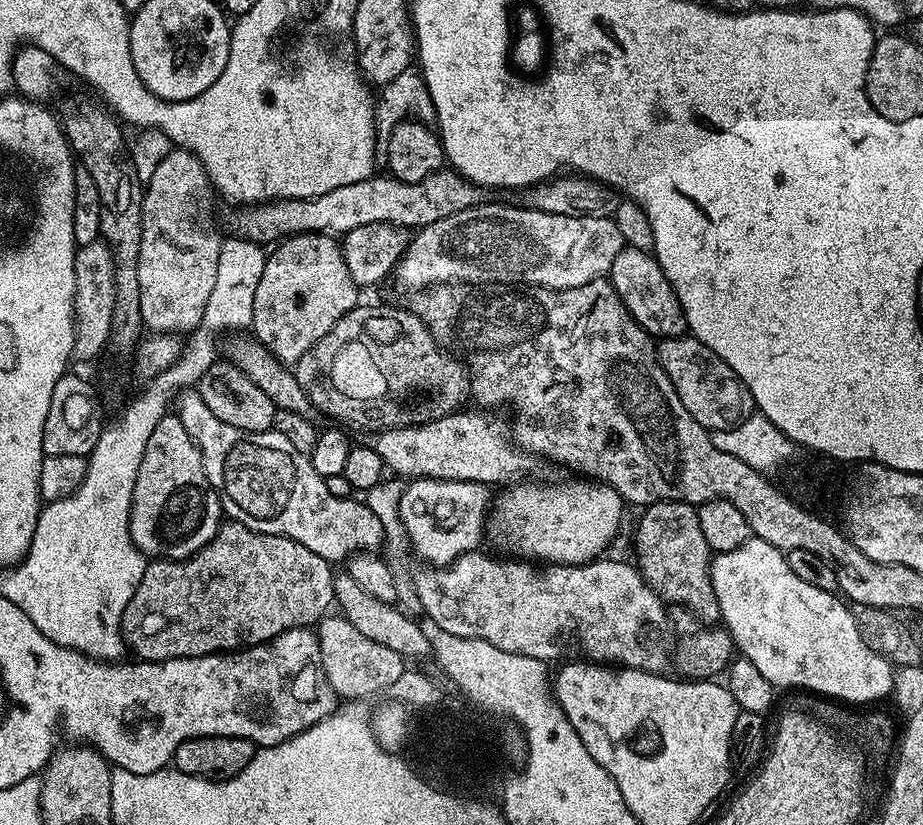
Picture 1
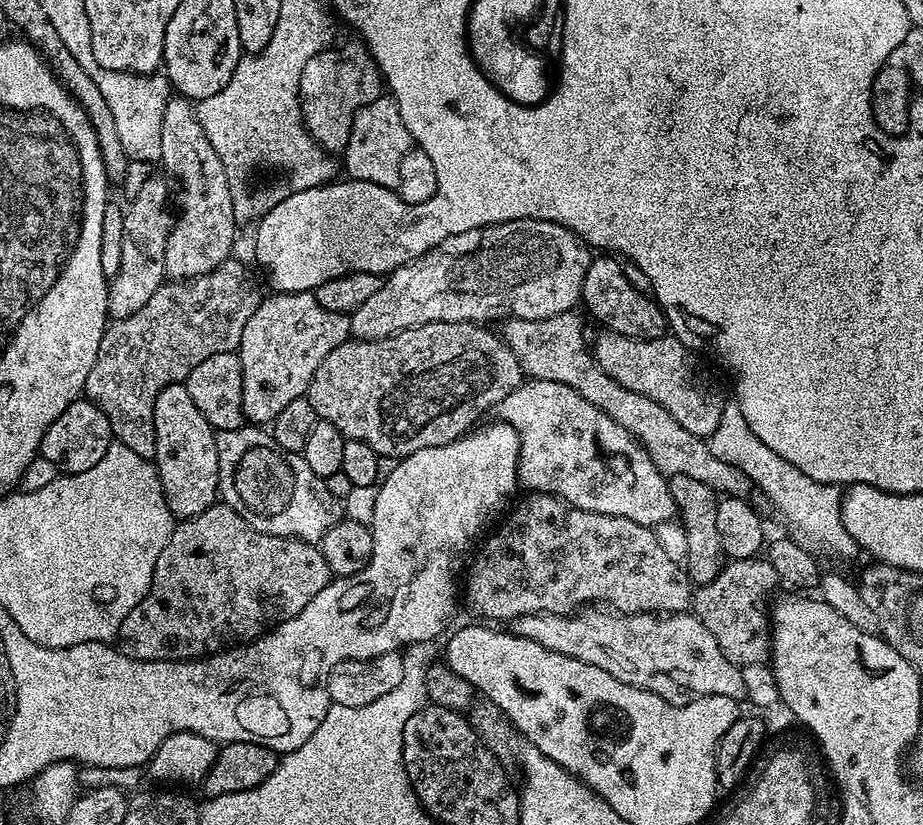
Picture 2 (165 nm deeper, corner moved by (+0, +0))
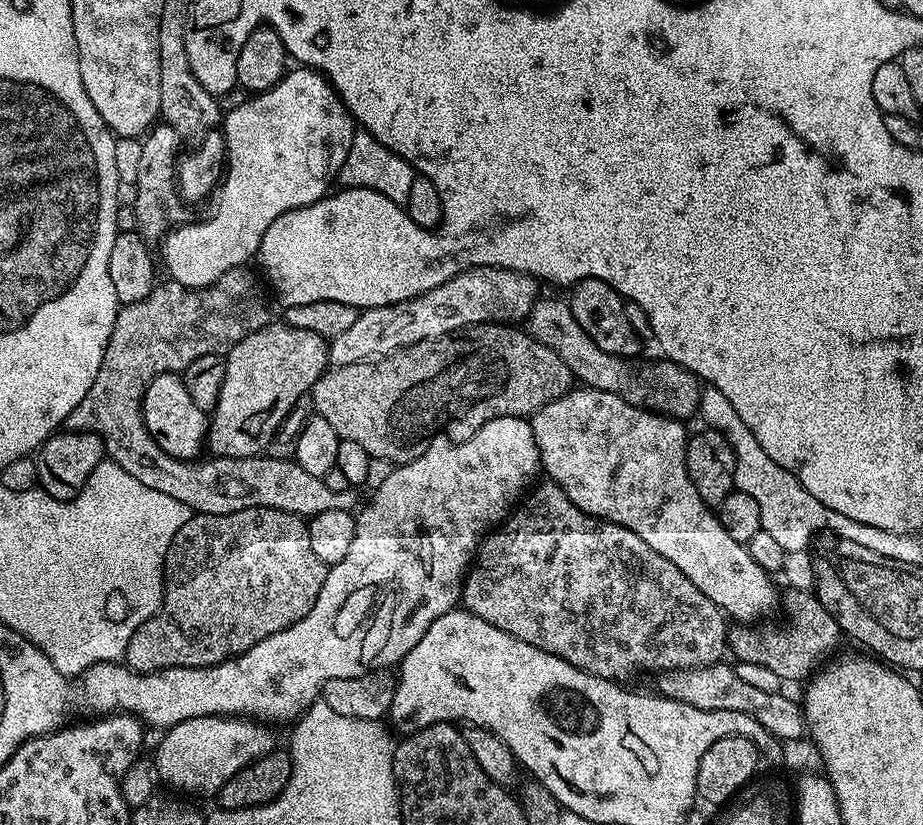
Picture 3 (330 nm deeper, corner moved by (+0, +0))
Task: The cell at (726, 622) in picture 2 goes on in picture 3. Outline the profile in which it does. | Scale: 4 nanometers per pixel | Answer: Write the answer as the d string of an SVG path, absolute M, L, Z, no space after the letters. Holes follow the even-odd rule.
M785 591L782 596L782 608L788 615L785 628L772 628L769 632L759 632L756 626L732 626L728 630L727 647L736 655L737 661L754 662L758 666L770 666L781 681L807 681L817 671L819 660L827 661L832 651L842 641L838 622L822 606L815 594L798 591Z

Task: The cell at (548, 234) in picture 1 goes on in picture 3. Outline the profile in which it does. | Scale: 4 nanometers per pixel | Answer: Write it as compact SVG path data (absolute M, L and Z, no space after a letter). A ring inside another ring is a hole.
M468 268L418 298L390 306L363 309L346 334L331 337L328 346L329 365L341 368L388 356L391 352L423 340L449 336L452 332L467 328L469 324L523 321L537 302L536 287L536 277L529 276L527 272L505 268Z

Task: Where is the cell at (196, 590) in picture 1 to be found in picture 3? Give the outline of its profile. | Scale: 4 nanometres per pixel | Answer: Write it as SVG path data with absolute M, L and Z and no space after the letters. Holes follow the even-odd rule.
M247 508L234 514L194 514L174 534L164 556L164 600L149 620L134 630L123 663L132 671L205 668L250 650L262 638L286 630L314 606L329 565L314 554L305 517L273 508Z

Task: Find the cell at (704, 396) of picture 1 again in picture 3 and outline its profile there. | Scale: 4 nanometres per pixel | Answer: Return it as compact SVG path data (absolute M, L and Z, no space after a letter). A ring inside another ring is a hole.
M552 296L546 297L545 300L544 297L537 299L535 306L526 317L526 328L538 342L554 350L554 353L566 362L566 366L581 385L618 394L618 398L634 406L645 407L650 412L671 416L673 420L681 422L687 421L687 416L695 417L699 413L702 384L693 372L688 372L667 358L659 358L660 360L651 364L648 360L615 356L606 354L606 350L598 350L598 346L590 342L586 330L578 326L567 299L555 300Z

